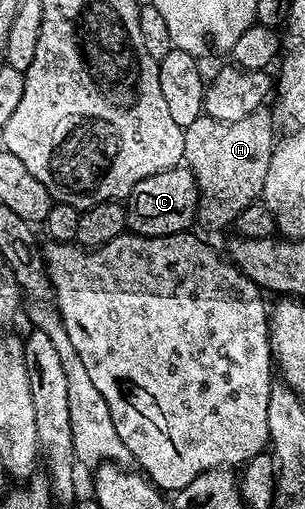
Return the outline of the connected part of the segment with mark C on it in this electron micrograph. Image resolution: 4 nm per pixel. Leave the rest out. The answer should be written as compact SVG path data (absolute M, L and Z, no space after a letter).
M186 167L167 169L150 179L142 179L138 187L126 198L128 229L139 237L165 237L183 233L193 228L197 220L196 208L200 202L200 192L194 175Z

